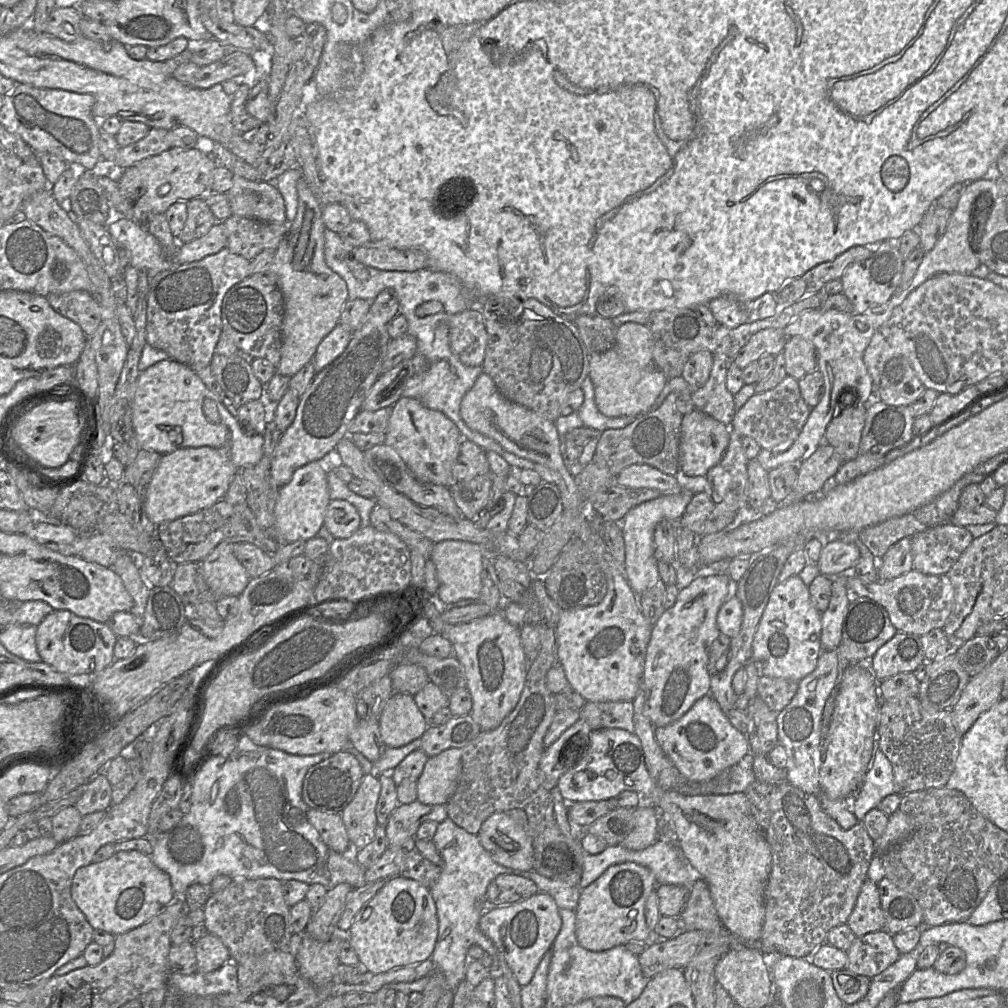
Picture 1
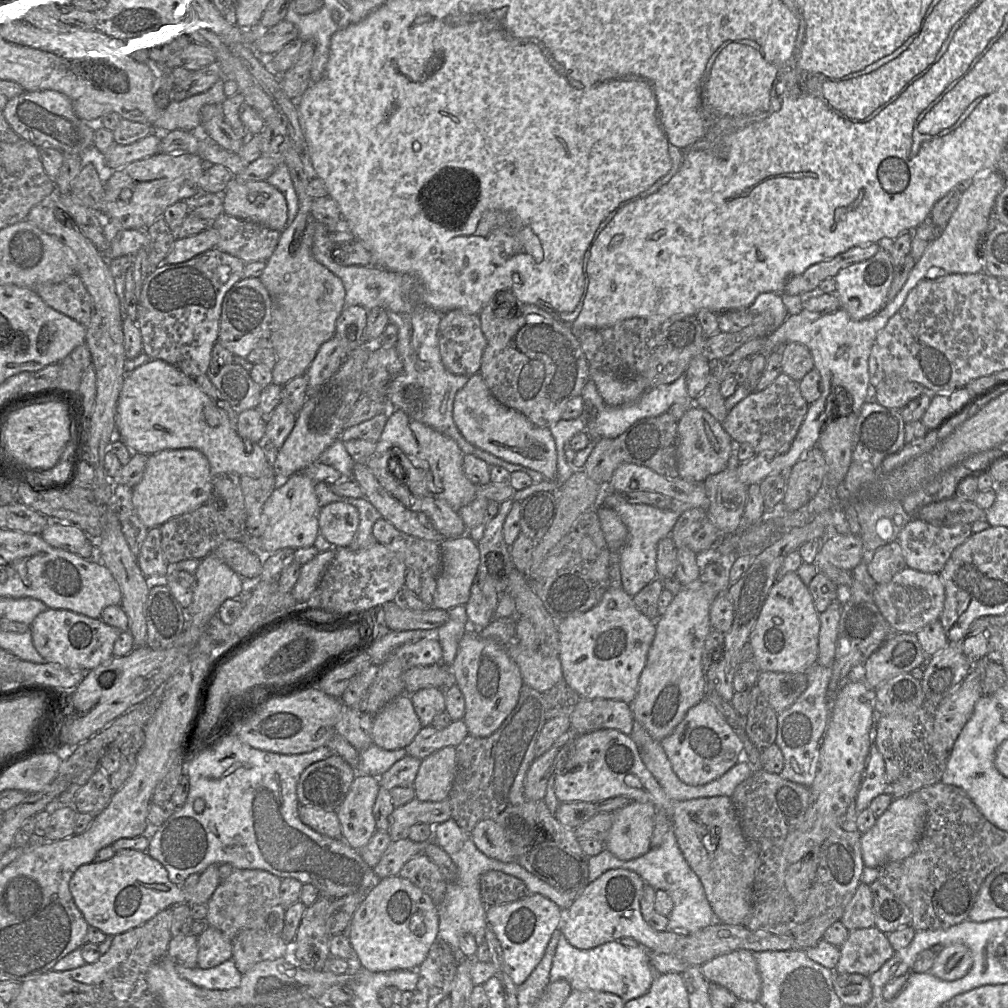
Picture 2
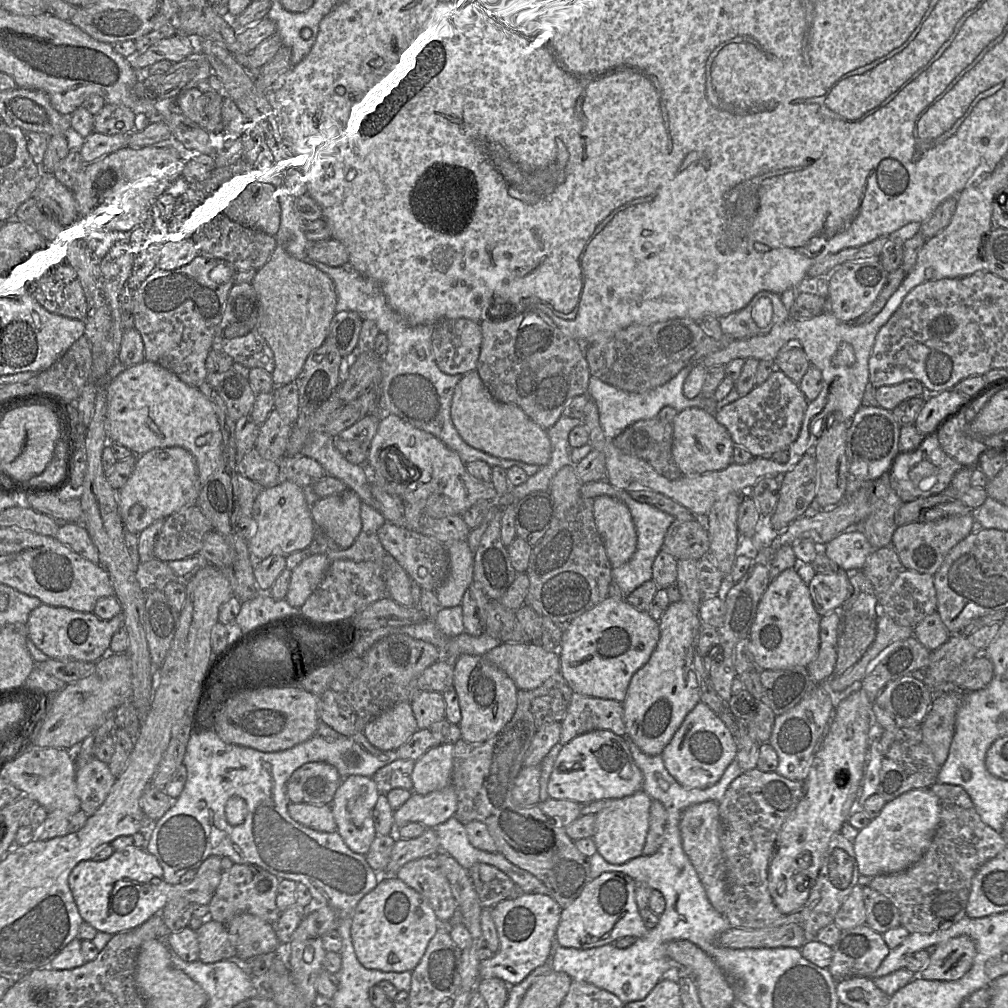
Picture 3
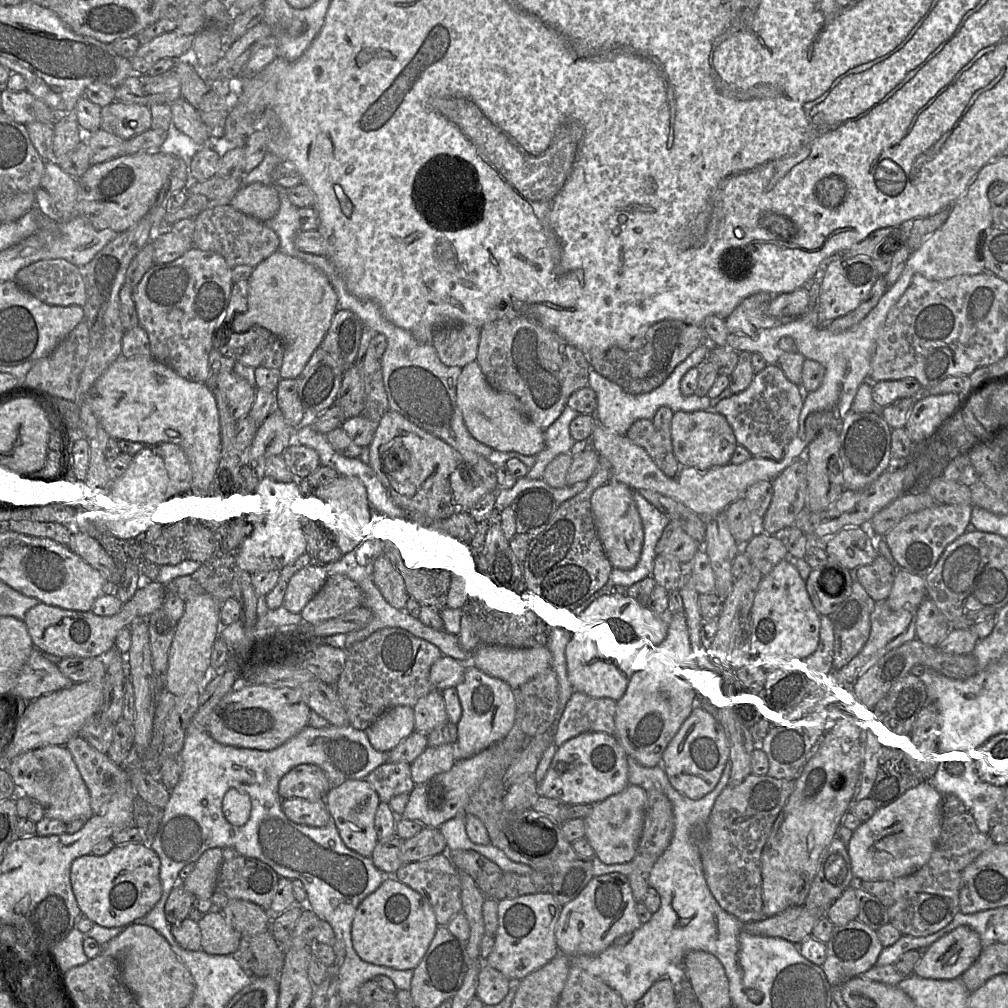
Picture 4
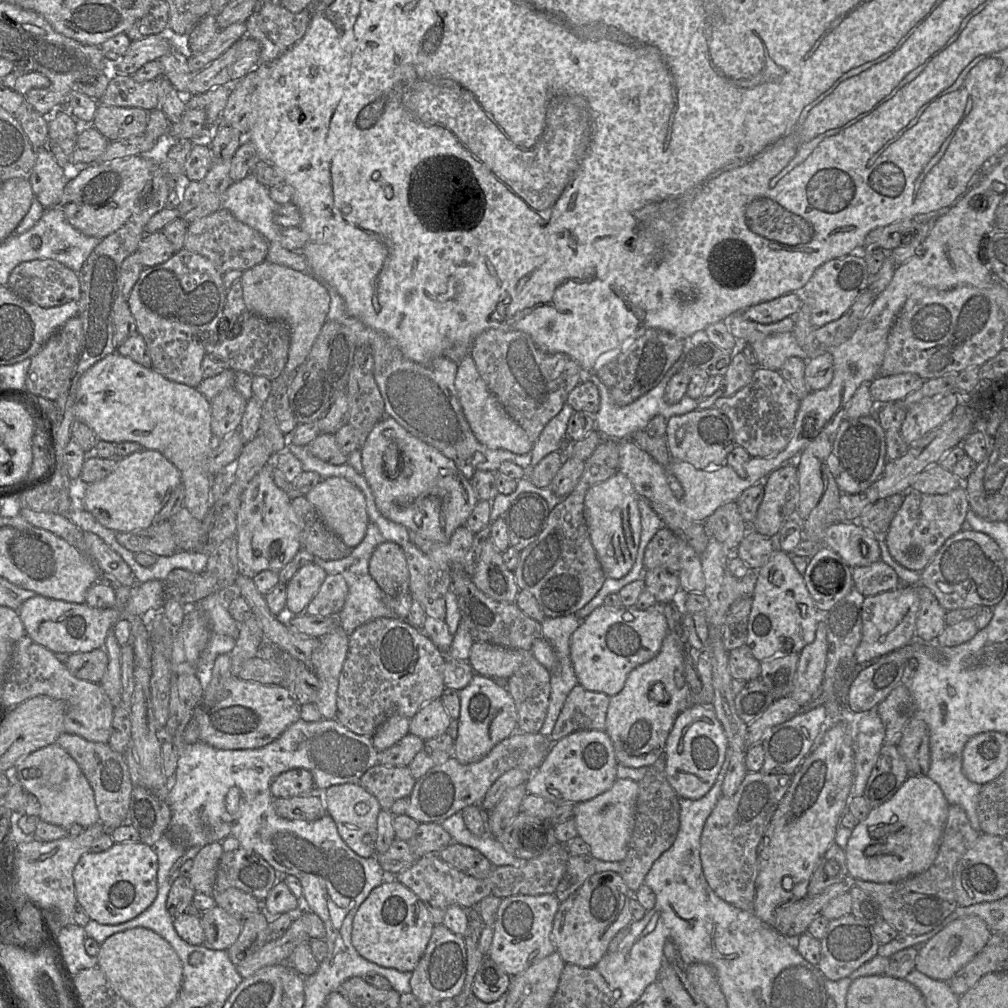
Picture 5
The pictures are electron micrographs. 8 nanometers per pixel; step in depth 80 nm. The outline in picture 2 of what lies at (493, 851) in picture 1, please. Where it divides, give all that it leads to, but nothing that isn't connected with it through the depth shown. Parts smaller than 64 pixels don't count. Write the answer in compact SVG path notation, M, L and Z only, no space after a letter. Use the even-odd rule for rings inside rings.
M480 820L470 835L476 847L486 856L506 863L515 862L514 848L504 829L494 820Z

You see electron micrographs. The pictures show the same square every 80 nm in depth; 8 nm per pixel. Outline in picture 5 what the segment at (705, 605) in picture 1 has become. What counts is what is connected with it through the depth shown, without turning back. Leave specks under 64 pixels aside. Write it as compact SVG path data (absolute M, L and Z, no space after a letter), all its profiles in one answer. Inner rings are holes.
M670 631L658 654L634 668L627 676L622 690L610 697L605 732L609 735L619 765L649 767L664 754L666 739L677 716L691 706L691 690L686 682L683 665L683 646L680 637Z

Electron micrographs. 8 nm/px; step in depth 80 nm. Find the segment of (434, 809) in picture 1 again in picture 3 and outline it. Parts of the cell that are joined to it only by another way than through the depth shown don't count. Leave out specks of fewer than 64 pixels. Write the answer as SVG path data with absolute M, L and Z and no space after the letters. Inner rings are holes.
M452 785L426 795L412 793L410 799L394 812L395 829L420 822L427 828L447 821L457 809L457 796Z

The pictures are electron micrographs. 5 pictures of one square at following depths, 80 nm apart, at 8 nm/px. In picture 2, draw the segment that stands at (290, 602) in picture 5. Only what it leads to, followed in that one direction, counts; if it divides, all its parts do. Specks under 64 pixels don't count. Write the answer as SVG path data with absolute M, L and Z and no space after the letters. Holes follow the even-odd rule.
M334 548L319 552L312 560L301 565L299 578L290 592L298 603L305 603L309 599L333 557Z

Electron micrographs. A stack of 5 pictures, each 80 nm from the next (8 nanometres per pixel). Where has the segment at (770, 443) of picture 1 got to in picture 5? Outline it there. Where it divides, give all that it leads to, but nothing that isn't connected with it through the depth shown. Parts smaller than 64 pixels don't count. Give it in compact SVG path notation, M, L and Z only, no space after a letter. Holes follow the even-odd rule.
M758 367L745 387L730 397L719 398L712 408L730 421L736 445L744 448L750 457L768 458L776 456L789 443L800 401L779 371Z

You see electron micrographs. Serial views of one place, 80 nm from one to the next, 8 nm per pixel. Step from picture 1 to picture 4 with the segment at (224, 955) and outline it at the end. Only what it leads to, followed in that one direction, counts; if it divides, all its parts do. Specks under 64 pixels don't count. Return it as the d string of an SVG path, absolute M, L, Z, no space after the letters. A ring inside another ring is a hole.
M212 909L198 922L201 932L201 950L210 955L233 955L241 935L226 921L221 910Z

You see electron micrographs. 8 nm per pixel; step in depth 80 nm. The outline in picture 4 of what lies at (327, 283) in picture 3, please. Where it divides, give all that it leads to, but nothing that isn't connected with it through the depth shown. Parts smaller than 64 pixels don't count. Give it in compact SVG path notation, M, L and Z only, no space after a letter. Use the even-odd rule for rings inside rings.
M277 250L253 268L248 278L247 300L248 310L235 317L232 323L233 332L244 333L253 326L269 330L284 346L283 363L279 369L280 380L297 379L320 346L337 312L338 296L328 278L315 266Z

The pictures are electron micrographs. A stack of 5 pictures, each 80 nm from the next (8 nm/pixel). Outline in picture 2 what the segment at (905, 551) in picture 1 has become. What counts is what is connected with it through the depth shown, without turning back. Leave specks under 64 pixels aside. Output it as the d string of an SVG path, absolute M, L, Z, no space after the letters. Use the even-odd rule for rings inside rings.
M898 541L878 548L868 564L868 572L877 584L888 583L906 565L902 548Z

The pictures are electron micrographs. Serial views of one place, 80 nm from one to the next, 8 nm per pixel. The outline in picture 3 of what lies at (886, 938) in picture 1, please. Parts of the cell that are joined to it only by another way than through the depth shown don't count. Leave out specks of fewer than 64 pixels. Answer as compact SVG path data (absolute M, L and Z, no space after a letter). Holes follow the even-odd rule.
M866 924L841 930L827 969L836 982L854 976L872 978L890 950L883 934Z

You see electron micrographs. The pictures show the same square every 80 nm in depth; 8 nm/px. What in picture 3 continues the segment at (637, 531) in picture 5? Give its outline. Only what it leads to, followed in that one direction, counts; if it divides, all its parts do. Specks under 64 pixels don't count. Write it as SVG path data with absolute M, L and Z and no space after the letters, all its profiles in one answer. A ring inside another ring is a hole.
M599 496L594 499L593 514L612 567L628 562L637 545L637 533L628 507L610 496Z

